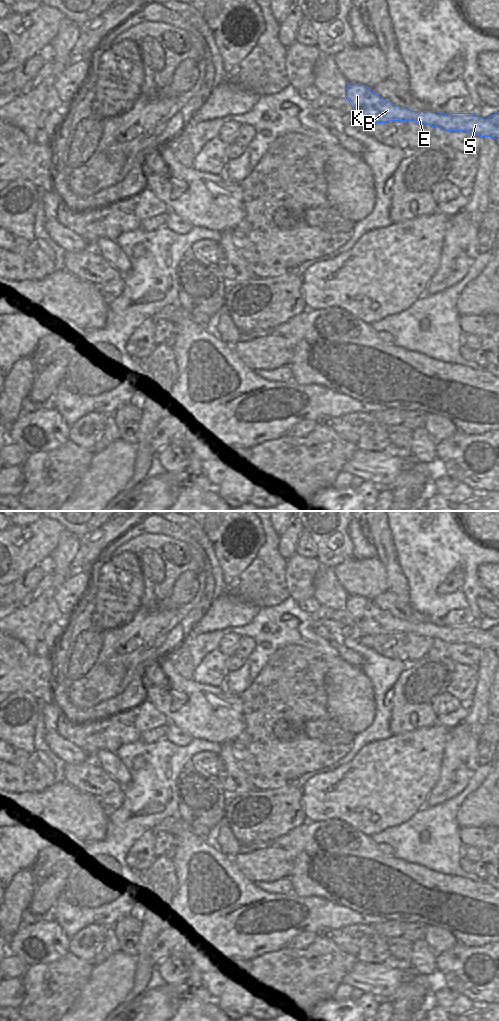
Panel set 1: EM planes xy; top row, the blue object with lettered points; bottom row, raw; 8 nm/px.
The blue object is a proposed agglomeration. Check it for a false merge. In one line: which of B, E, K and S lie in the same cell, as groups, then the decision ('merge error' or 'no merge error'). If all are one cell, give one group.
B E K S; no merge error

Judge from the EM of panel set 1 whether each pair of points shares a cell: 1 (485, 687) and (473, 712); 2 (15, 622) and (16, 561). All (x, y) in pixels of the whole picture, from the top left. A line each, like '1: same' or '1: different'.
1: same
2: different

